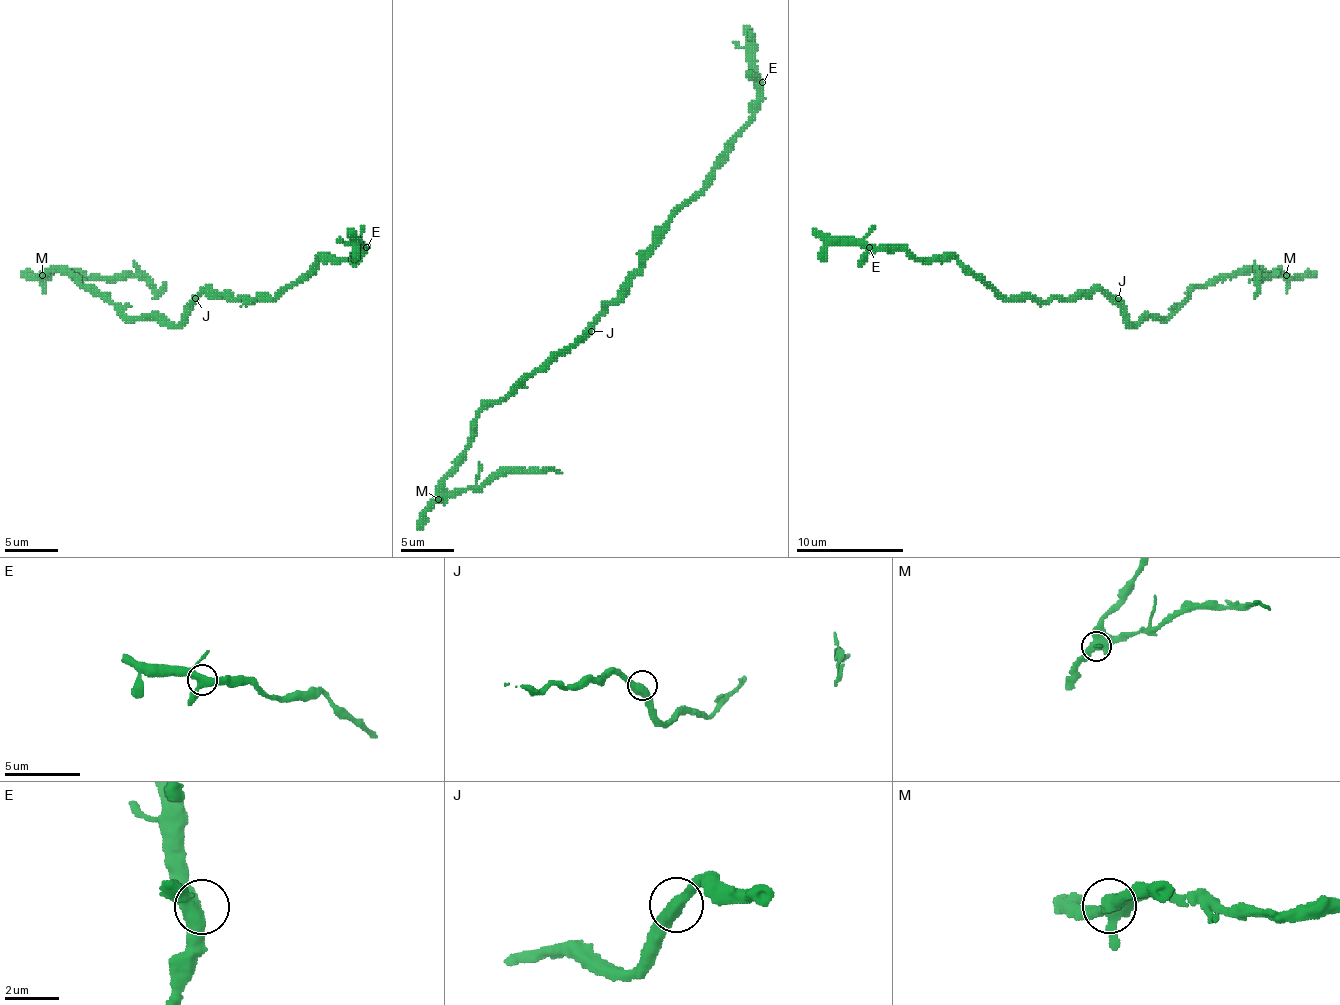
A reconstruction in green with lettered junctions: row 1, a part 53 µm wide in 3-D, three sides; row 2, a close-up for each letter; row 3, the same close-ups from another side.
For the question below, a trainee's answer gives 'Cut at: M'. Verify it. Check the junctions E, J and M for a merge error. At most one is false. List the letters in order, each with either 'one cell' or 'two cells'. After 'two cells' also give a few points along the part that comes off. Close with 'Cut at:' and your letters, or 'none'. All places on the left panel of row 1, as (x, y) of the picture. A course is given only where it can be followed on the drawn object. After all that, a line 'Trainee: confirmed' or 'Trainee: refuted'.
E: one cell
J: one cell
M: two cells | (43, 274), (83, 271), (88, 277), (144, 277), (158, 290), (166, 282)
Cut at: M
Trainee: confirmed

